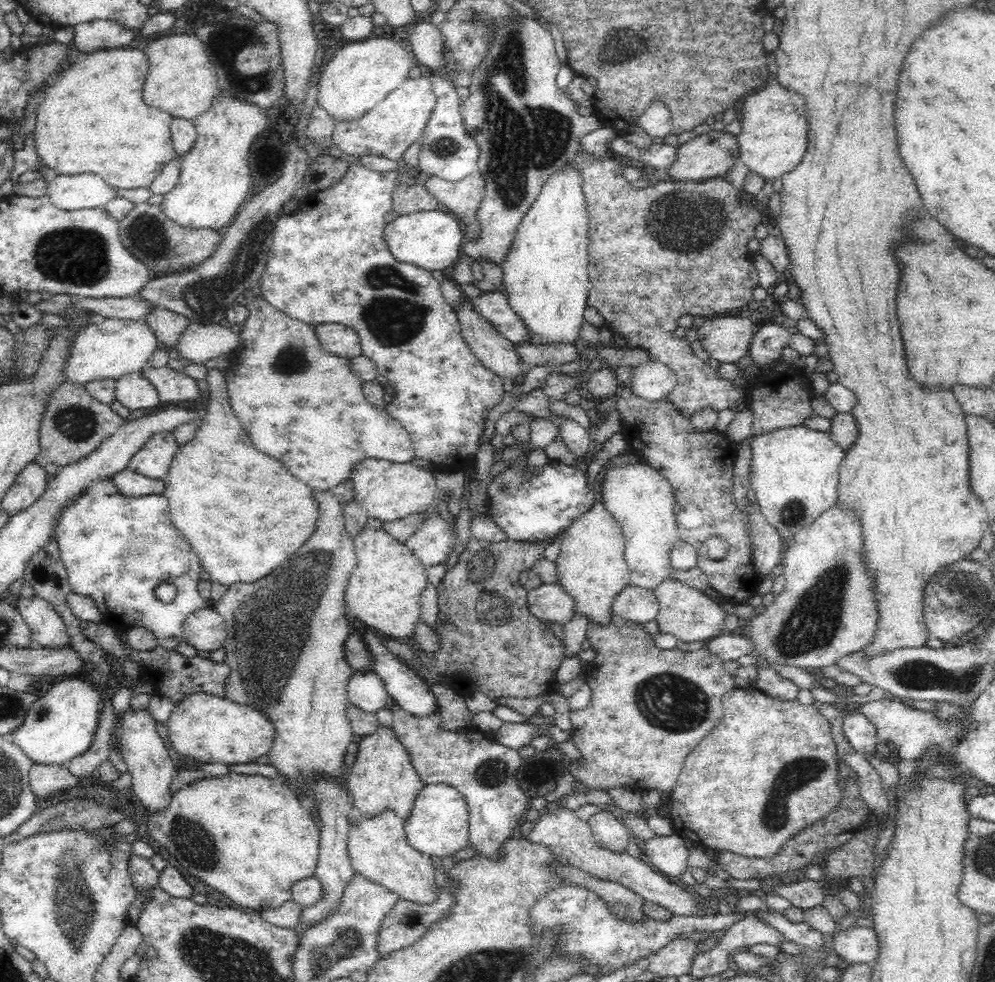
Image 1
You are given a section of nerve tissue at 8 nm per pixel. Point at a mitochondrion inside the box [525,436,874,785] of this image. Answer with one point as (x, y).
(812, 624)

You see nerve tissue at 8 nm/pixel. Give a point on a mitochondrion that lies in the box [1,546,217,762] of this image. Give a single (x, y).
(40, 715)

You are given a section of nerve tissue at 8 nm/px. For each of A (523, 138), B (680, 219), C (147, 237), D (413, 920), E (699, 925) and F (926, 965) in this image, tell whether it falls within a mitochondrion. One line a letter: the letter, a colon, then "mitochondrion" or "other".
A: mitochondrion
B: mitochondrion
C: mitochondrion
D: other
E: other
F: other

